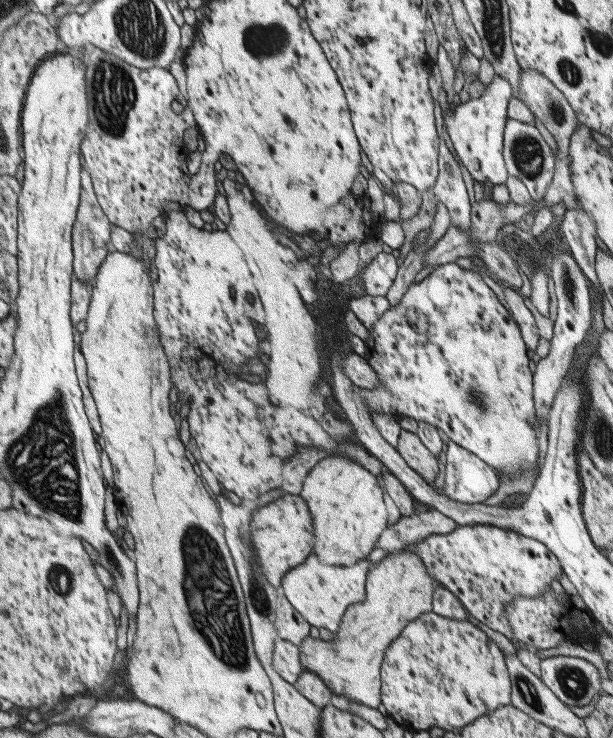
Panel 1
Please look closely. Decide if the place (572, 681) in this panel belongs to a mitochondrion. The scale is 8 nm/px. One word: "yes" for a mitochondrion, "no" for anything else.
yes

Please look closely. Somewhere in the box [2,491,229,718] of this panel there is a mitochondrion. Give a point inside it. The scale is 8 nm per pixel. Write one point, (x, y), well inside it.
(61, 582)

